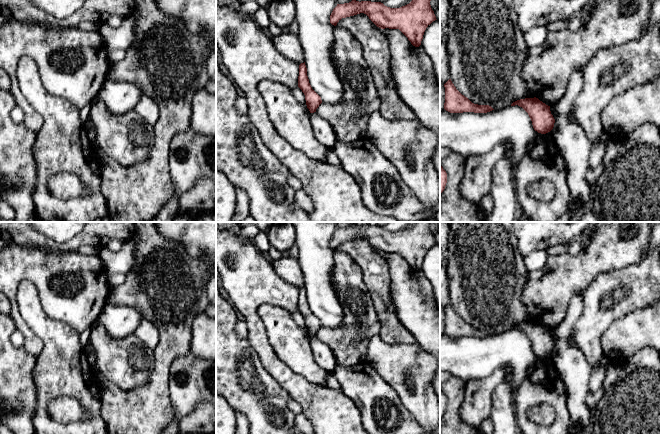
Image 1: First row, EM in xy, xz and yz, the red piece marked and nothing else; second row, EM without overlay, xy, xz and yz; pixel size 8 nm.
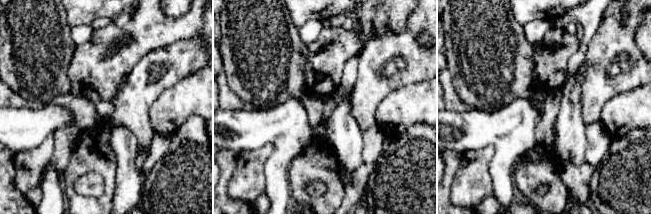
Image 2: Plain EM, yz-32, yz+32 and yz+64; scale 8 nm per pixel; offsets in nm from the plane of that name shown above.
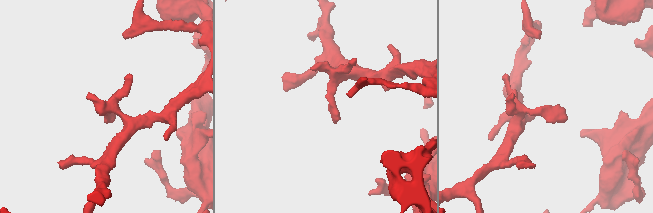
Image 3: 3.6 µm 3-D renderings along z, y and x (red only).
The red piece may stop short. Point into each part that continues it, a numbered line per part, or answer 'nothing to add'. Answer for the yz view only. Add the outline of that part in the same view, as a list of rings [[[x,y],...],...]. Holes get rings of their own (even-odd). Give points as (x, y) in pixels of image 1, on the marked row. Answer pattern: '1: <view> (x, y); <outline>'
nothing to add

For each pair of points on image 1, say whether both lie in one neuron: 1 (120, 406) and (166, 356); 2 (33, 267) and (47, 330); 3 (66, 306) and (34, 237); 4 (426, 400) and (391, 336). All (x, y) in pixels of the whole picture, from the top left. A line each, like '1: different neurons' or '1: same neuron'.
1: same neuron
2: different neurons
3: different neurons
4: different neurons

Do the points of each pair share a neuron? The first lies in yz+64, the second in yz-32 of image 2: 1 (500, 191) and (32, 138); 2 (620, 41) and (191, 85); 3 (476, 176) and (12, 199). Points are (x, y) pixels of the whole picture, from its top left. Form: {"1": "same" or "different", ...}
{"1": "same", "2": "different", "3": "different"}

